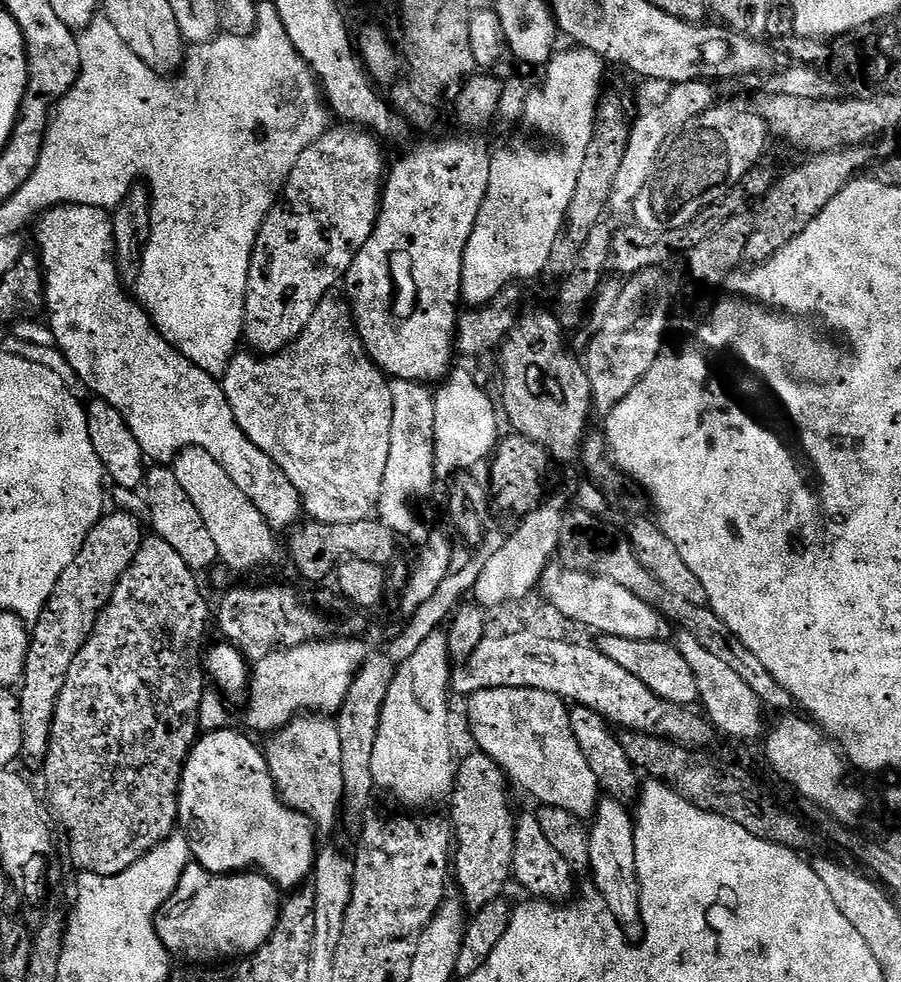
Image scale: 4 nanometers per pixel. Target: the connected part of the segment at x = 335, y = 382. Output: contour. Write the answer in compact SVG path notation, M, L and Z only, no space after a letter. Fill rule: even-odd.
M321 295L317 305L308 314L308 320L304 327L299 329L298 335L287 346L280 349L275 354L253 354L251 351L233 355L229 359L222 373L222 389L224 396L228 400L228 409L234 414L238 426L246 434L258 450L262 450L270 457L282 470L286 478L298 490L302 501L302 508L305 513L309 512L309 517L318 522L327 524L345 524L346 522L358 522L367 520L373 515L374 505L380 494L380 482L383 480L383 469L386 466L386 421L389 415L388 401L383 398L386 380L379 368L372 363L372 359L364 351L364 343L356 335L354 321L350 315L349 305L345 297Z

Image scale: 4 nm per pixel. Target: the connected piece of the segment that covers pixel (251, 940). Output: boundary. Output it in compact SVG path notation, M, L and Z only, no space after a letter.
M195 862L189 863L188 867L183 873L180 874L180 881L177 882L176 887L170 893L170 895L159 905L158 911L154 916L154 929L157 938L160 939L165 950L168 952L169 957L175 958L176 956L180 960L189 960L189 965L192 966L212 966L215 960L228 960L224 962L232 962L237 958L247 958L252 953L257 952L259 948L272 936L272 932L275 930L277 924L280 921L280 913L282 909L282 897L275 884L268 879L267 876L255 871L249 870L247 872L233 872L227 876L215 876L214 873L208 872L201 864Z

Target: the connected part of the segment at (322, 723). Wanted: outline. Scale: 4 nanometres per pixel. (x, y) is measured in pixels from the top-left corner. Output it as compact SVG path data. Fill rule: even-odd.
M300 714L297 715L295 718L292 719L292 721L284 726L279 733L277 733L268 744L268 746L264 748L265 756L268 760L268 769L269 772L272 775L272 779L276 782L279 793L281 794L281 797L283 798L285 804L295 809L296 811L302 812L302 813L308 813L309 817L311 819L314 819L317 821L317 823L321 824L322 827L330 830L333 828L334 825L338 822L338 814L340 812L340 806L343 803L345 803L346 797L345 797L345 778L342 774L342 742L340 740L340 734L338 730L337 723L330 719L329 717L326 717L322 714Z

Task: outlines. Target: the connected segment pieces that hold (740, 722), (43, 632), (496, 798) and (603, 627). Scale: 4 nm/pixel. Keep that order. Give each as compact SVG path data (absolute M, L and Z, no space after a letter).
M678 630L674 639L674 646L679 650L690 666L691 672L695 676L697 695L700 703L702 702L703 711L709 720L709 723L720 733L736 738L738 740L754 740L762 730L762 714L764 707L760 699L754 694L753 690L739 678L738 674L726 663L720 661L714 654L709 653L697 641L694 635Z
M111 512L96 523L74 562L62 570L42 614L34 621L36 629L31 629L34 646L66 646L66 652L80 652L101 609L110 602L116 584L132 565L142 545L140 524L128 512Z
M476 750L473 751L473 756L468 756L464 761L462 759L459 761L458 767L455 769L455 783L452 785L450 791L450 799L452 798L452 816L450 815L450 828L454 833L454 880L460 883L460 892L464 895L462 897L463 903L469 904L472 910L479 910L486 907L492 901L495 901L500 891L504 888L504 883L510 880L512 876L512 855L514 854L514 838L516 837L516 820L512 812L508 809L508 792L504 789L504 784L506 785L506 777L504 771L501 770L496 763L494 763L489 756L485 756L483 752Z
M549 566L543 572L538 588L539 591L544 591L549 606L558 615L565 616L584 628L593 628L600 636L658 640L665 635L663 632L666 621L660 613L642 602L642 598L630 594L630 590L617 586L607 578L598 578L563 566Z

